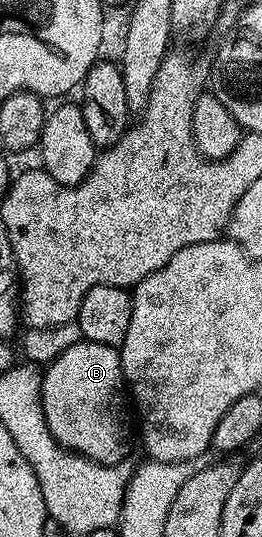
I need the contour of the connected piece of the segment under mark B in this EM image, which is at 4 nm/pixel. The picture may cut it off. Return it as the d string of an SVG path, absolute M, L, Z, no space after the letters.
M81 340L66 348L43 371L41 404L49 430L66 449L105 466L129 457L132 416L122 357L115 347Z

